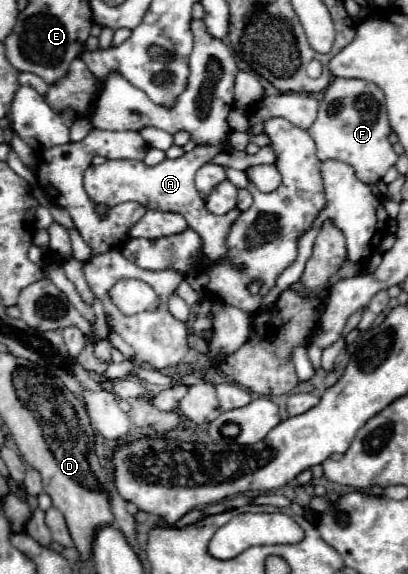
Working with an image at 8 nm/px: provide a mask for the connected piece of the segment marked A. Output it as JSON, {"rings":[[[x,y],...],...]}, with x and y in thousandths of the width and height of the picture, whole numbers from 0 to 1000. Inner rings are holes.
{"rings":[[[483,253],[473,263],[453,267],[439,277],[404,277],[390,287],[360,291],[350,280],[257,280],[252,287],[223,287],[208,298],[208,312],[203,312],[203,326],[213,333],[213,340],[233,350],[233,354],[252,354],[252,357],[292,357],[306,350],[331,350],[346,354],[360,364],[385,364],[385,368],[429,368],[444,371],[463,395],[473,402],[483,402],[483,409],[493,409],[493,437],[507,448],[507,455],[532,458],[532,455],[551,455],[556,451],[556,409],[561,409],[561,395],[576,389],[581,375],[591,375],[586,364],[561,368],[556,375],[517,375],[502,364],[502,350],[488,350],[488,336],[478,329],[478,301],[493,287],[512,284],[517,274],[527,274],[532,267],[542,267],[547,256],[517,256],[517,253]]]}

